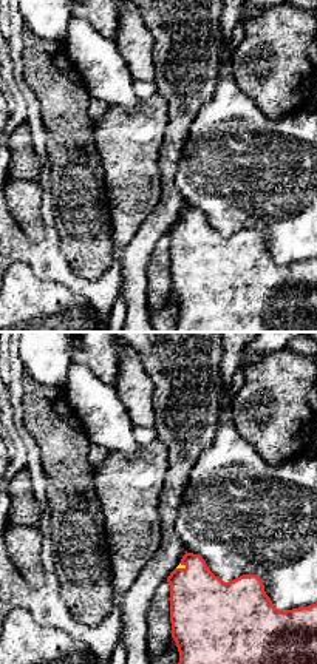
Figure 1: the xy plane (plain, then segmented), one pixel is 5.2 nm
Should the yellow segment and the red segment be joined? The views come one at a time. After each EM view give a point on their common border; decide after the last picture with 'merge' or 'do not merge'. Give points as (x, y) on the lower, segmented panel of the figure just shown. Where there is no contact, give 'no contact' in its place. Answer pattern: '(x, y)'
(181, 565)

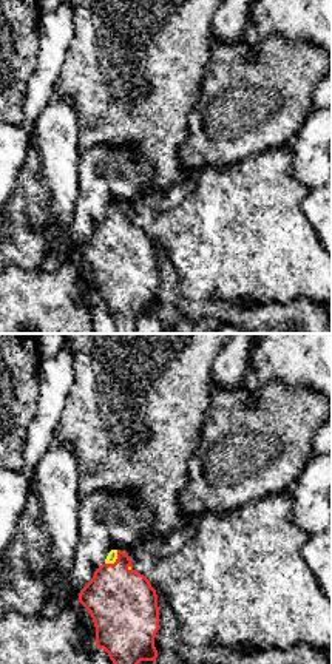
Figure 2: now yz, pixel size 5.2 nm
(115, 561)

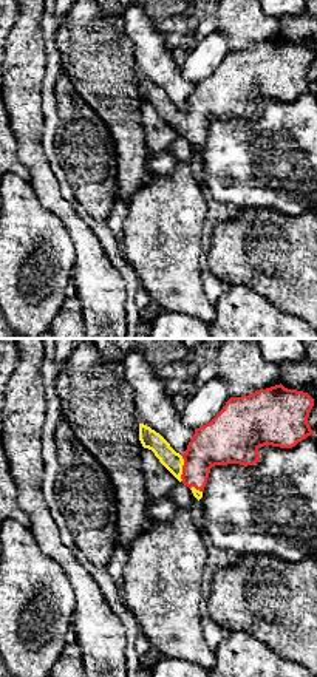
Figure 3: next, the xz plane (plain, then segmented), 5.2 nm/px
(181, 469)

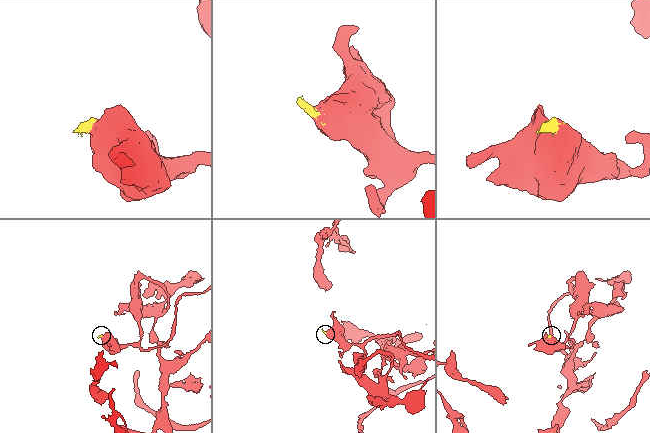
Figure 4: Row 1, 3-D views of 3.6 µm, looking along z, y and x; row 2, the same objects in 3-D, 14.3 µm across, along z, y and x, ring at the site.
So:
merge

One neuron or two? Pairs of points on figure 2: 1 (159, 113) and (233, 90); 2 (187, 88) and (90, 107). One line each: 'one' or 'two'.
1: two
2: one

